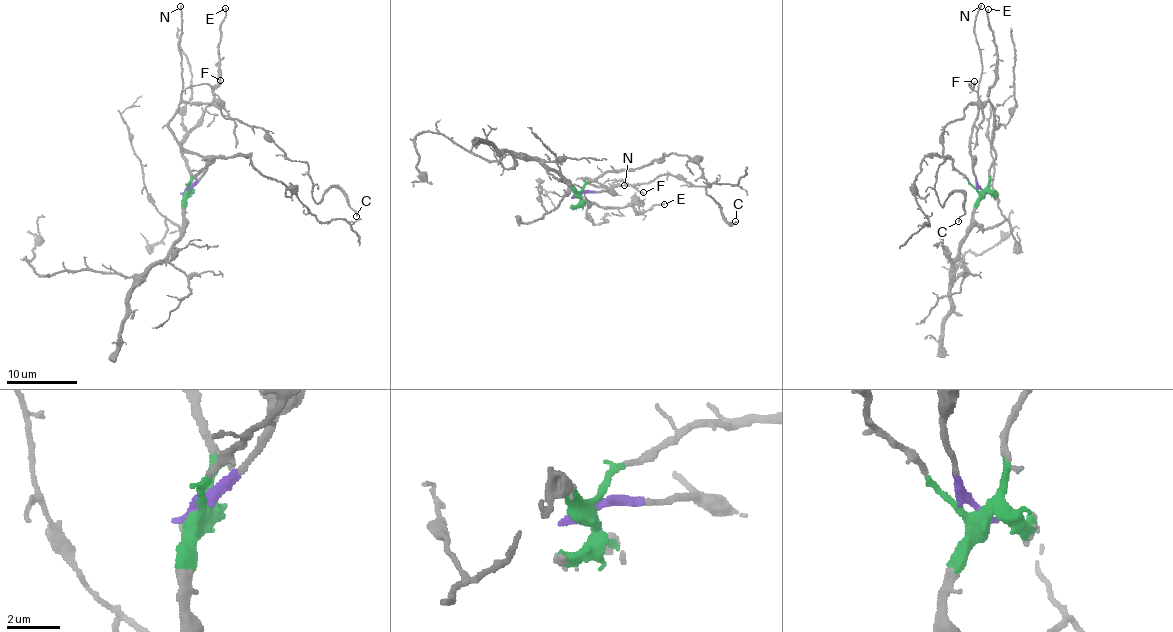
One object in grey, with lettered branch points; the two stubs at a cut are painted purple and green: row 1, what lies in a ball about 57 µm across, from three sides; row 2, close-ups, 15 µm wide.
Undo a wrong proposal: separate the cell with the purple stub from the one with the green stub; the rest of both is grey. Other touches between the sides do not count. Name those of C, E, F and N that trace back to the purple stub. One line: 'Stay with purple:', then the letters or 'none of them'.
Stay with purple: C, F, N

